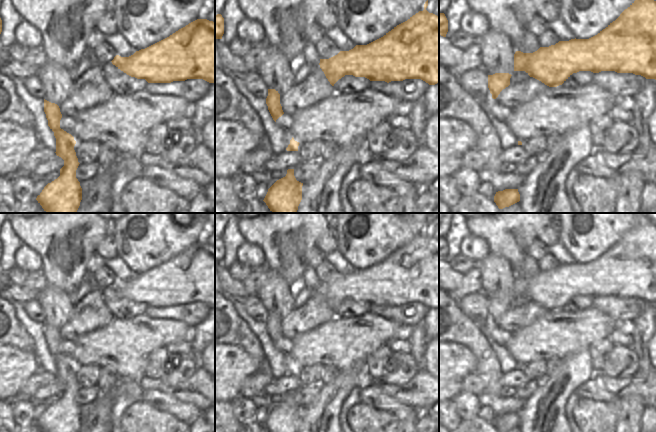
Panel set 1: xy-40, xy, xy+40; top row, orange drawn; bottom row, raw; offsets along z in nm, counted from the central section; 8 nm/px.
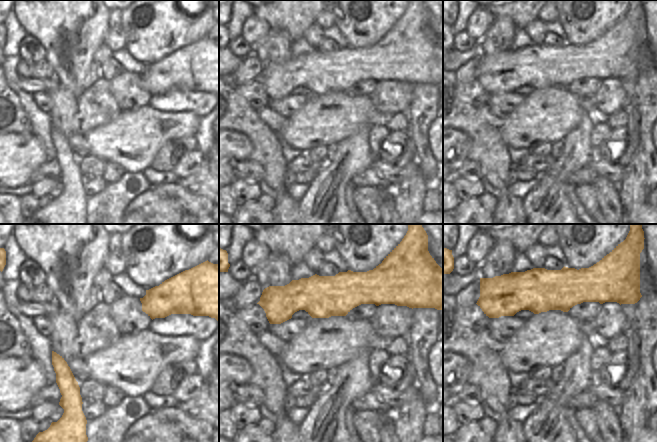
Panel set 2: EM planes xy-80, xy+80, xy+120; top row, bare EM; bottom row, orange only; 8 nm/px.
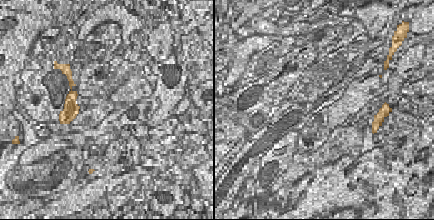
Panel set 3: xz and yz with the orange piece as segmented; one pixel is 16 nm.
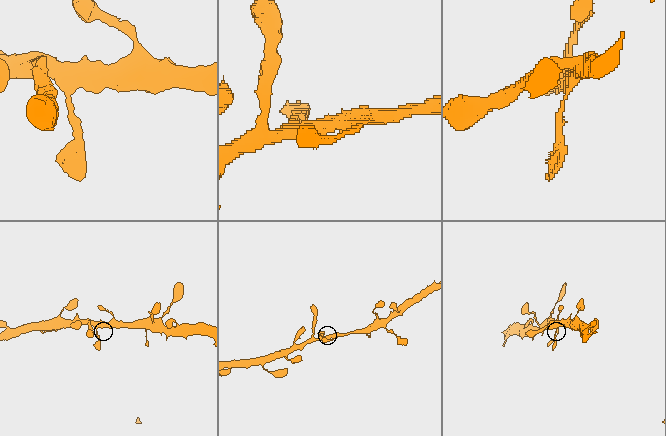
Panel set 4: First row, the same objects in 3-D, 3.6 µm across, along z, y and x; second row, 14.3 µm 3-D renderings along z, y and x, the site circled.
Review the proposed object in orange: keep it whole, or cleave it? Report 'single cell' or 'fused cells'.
single cell

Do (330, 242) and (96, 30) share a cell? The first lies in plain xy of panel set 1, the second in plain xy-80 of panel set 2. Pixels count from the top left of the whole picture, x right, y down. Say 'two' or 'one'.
two

